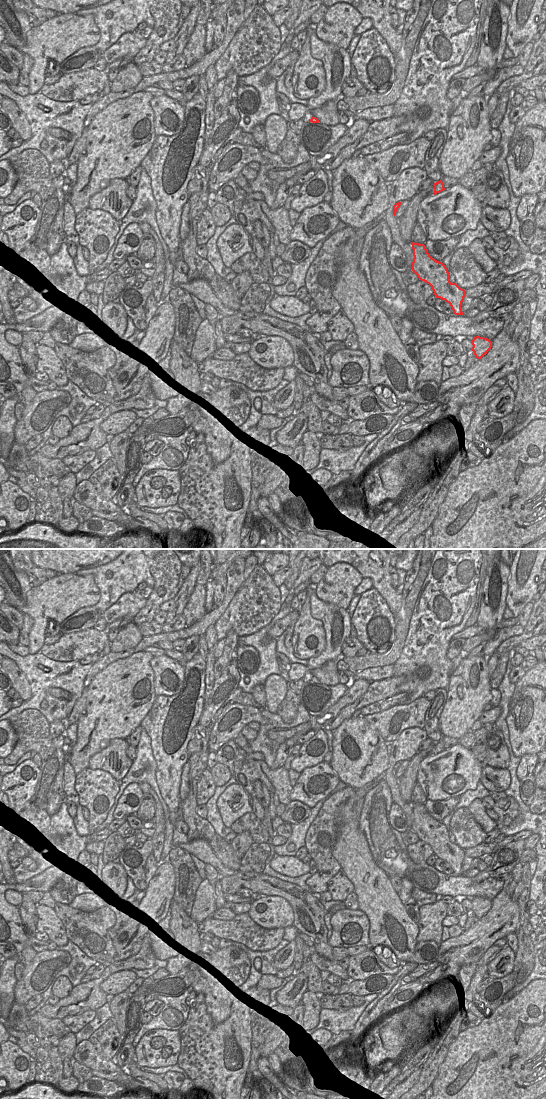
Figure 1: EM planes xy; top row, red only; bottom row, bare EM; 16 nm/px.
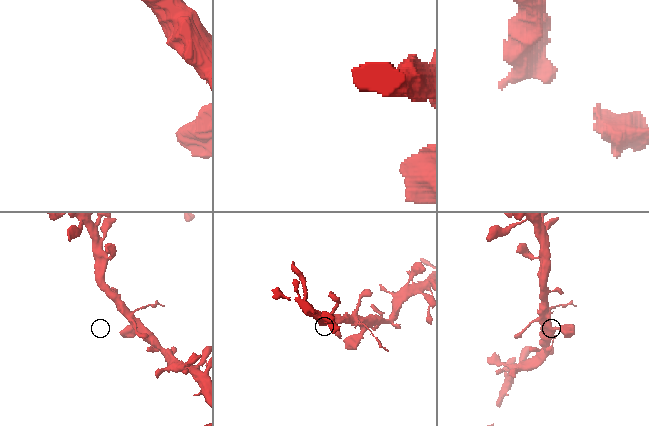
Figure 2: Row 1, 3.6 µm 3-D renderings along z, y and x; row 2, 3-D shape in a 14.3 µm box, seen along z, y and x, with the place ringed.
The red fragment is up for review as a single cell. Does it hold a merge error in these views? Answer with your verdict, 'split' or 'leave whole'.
leave whole

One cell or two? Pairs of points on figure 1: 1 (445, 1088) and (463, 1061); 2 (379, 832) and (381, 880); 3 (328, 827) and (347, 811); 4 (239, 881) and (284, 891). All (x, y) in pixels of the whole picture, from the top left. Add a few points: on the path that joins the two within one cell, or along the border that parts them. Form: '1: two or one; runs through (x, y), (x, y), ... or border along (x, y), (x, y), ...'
1: one; runs through (451, 1081), (463, 1068)
2: two; border along (369, 846), (373, 860), (389, 878)
3: two; border along (346, 800), (339, 806), (335, 819), (334, 844)
4: one; runs through (250, 881), (273, 887)

